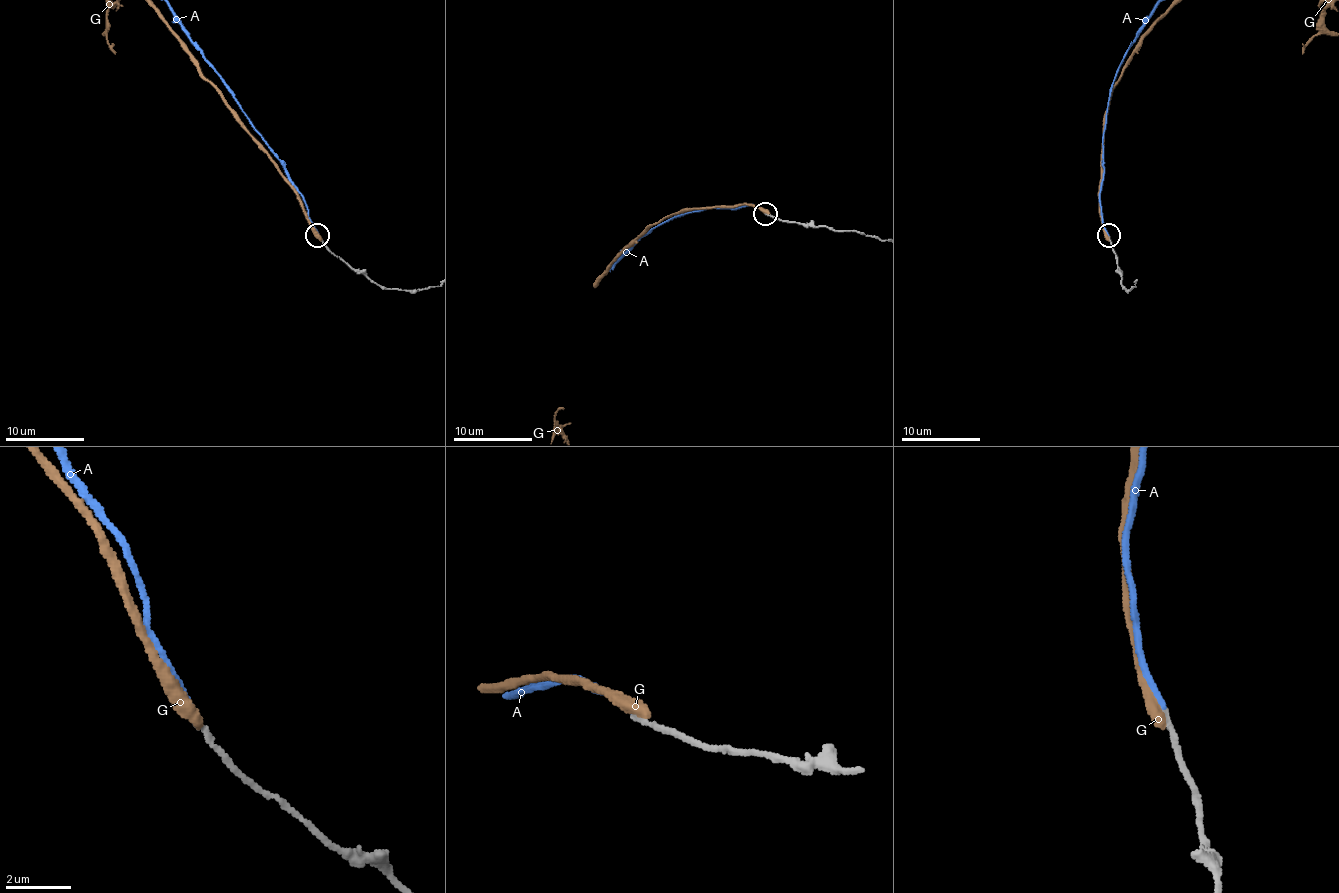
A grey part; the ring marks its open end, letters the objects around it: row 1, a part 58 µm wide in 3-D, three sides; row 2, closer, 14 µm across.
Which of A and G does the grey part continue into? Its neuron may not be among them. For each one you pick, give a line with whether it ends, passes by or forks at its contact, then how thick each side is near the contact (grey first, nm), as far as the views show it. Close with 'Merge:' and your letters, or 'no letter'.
A: it ends there; 200 nm thick on the grey side, 180 nm on the other
Merge: A

